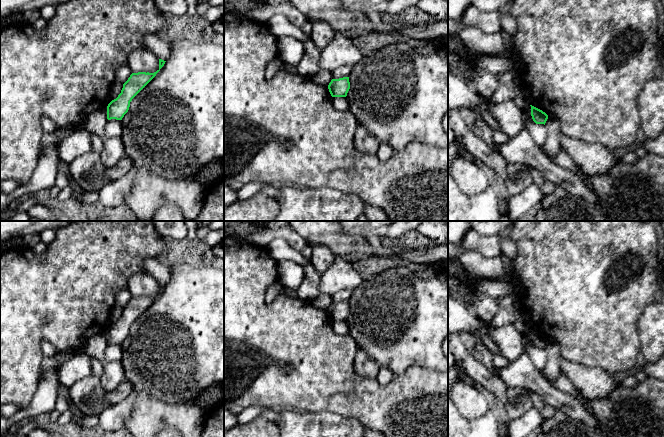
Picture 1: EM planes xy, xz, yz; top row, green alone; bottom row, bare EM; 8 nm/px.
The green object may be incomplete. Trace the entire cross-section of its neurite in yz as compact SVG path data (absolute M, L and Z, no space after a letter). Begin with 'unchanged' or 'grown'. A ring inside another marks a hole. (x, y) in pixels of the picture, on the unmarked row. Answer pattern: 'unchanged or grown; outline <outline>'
unchanged; outline M530 329L530 330L531 330L531 340L532 340L533 345L536 348L544 348L545 349L545 347L548 343L548 339L540 333L538 333L532 329Z

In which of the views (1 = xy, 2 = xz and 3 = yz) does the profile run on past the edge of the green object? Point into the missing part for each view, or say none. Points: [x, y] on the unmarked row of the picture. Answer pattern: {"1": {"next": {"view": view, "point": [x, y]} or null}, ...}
{"1": {"next": null}, "2": {"next": null}, "3": {"next": null}}

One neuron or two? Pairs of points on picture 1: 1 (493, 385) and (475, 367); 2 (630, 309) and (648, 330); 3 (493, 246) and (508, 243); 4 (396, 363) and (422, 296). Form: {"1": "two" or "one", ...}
{"1": "one", "2": "two", "3": "two", "4": "one"}

